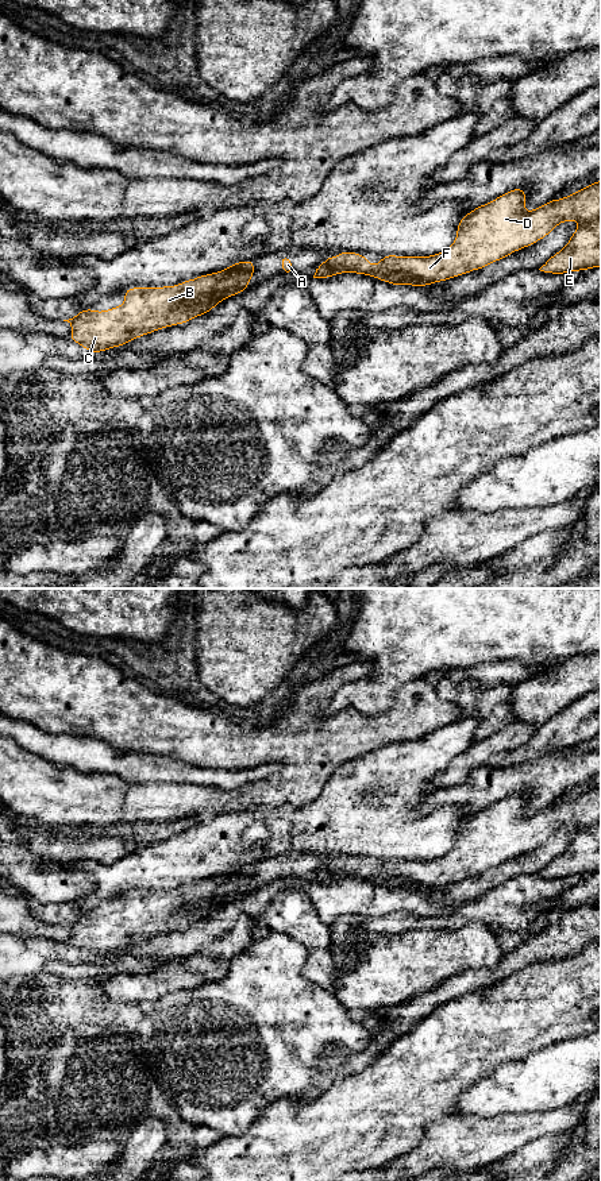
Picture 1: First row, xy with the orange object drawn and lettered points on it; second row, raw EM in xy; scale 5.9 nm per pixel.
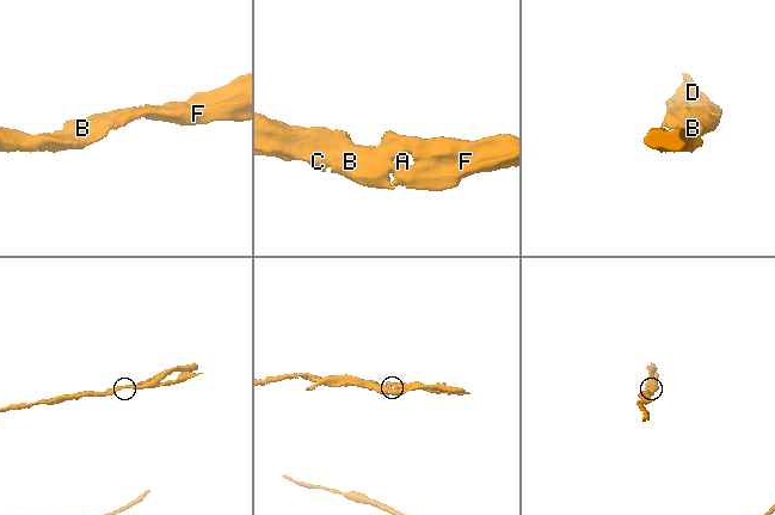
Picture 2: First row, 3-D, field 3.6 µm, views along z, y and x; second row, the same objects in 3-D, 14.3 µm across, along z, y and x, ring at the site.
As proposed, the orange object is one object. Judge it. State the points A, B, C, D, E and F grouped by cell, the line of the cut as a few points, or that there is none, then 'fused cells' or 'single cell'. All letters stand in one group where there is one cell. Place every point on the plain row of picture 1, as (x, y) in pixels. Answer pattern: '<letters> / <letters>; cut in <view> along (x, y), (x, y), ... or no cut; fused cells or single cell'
A B C D F / E; cut in xy along (253, 875), (228, 877), (214, 904), (188, 904), (183, 911); fused cells

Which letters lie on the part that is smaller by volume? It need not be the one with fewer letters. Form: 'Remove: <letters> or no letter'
Remove: E

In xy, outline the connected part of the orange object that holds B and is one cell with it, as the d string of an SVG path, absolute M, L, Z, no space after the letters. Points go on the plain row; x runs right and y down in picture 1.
M244 865L212 879L184 885L176 891L130 892L124 896L124 908L104 916L82 914L77 921L63 925L72 930L68 942L96 958L126 950L130 945L158 934L188 927L196 922L196 912L185 912L186 906L208 903L221 907L240 896L247 888L228 892L216 900L220 885L238 875L255 876L253 865Z

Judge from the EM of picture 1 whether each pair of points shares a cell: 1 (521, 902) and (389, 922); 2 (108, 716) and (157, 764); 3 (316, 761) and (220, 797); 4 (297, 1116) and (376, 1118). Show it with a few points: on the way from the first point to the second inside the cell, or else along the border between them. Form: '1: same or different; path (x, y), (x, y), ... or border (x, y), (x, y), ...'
1: same; path (489, 909), (469, 911), (446, 922), (422, 922)
2: different; border (116, 749), (120, 753), (145, 752), (178, 760)
3: same; path (292, 786), (245, 797)
4: same; path (316, 1118), (357, 1118)

